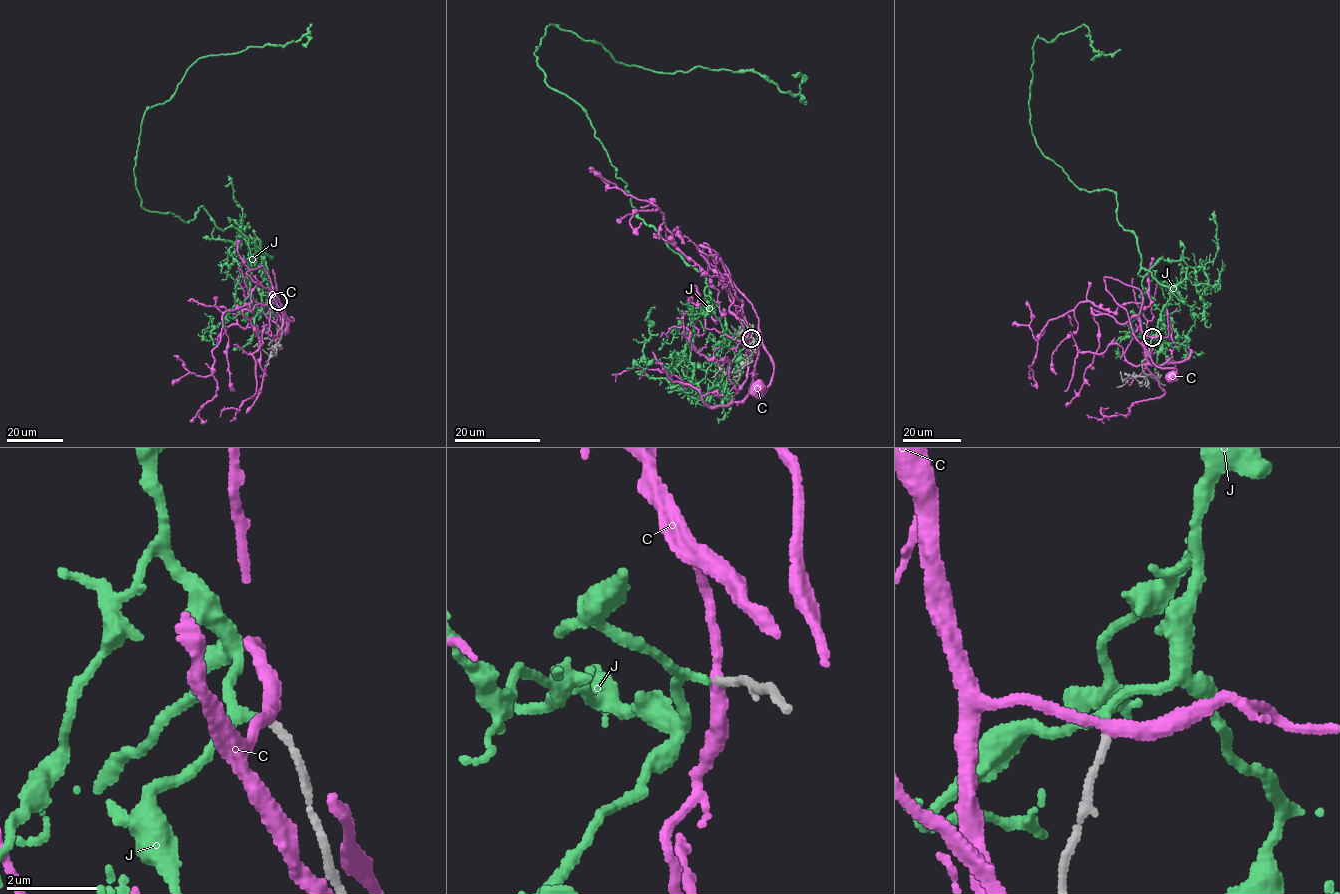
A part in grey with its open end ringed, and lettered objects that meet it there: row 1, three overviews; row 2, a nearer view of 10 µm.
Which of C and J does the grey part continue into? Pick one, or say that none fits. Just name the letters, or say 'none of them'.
J

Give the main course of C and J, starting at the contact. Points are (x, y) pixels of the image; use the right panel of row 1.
C: (1152, 338), (1141, 328), (1141, 292), (1105, 277), (1136, 340), (1155, 365), (1176, 370), (1171, 375)
J: (1152, 337), (1169, 289), (1116, 195), (1078, 189), (1032, 133), (1035, 39), (1083, 24), (1109, 55), (1093, 56)

